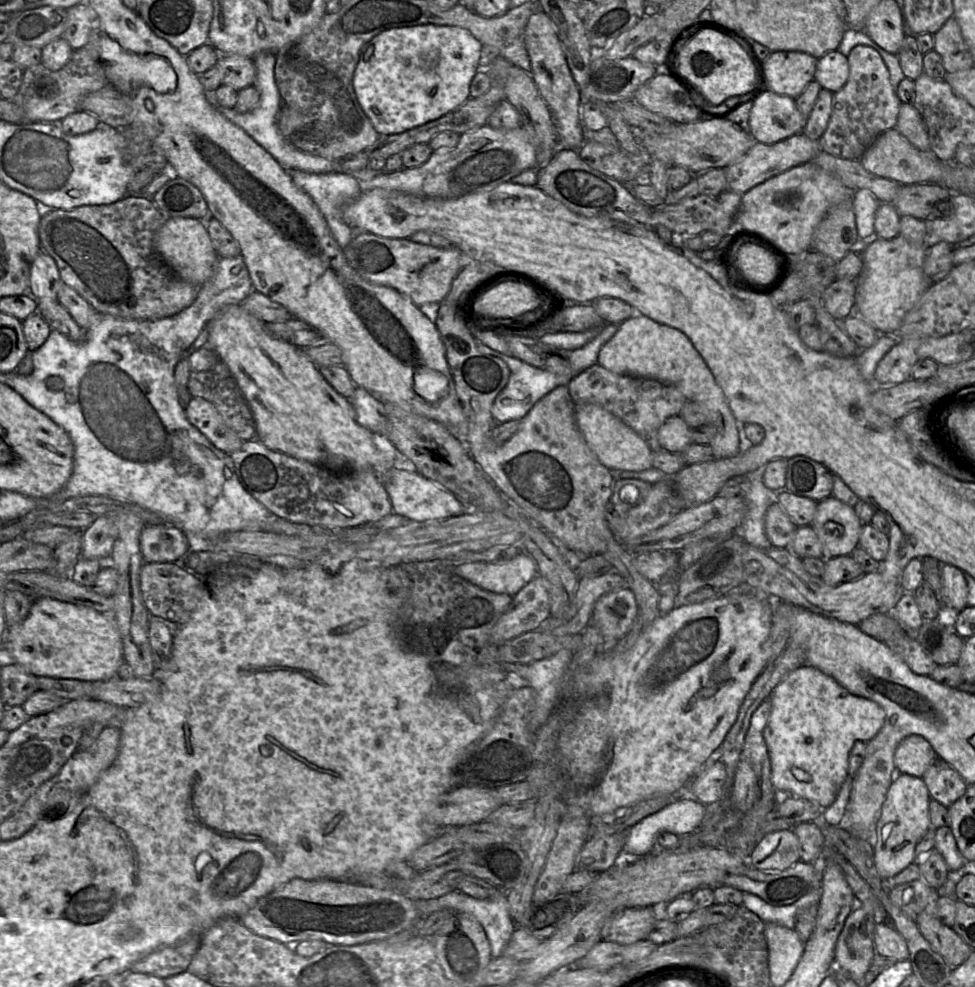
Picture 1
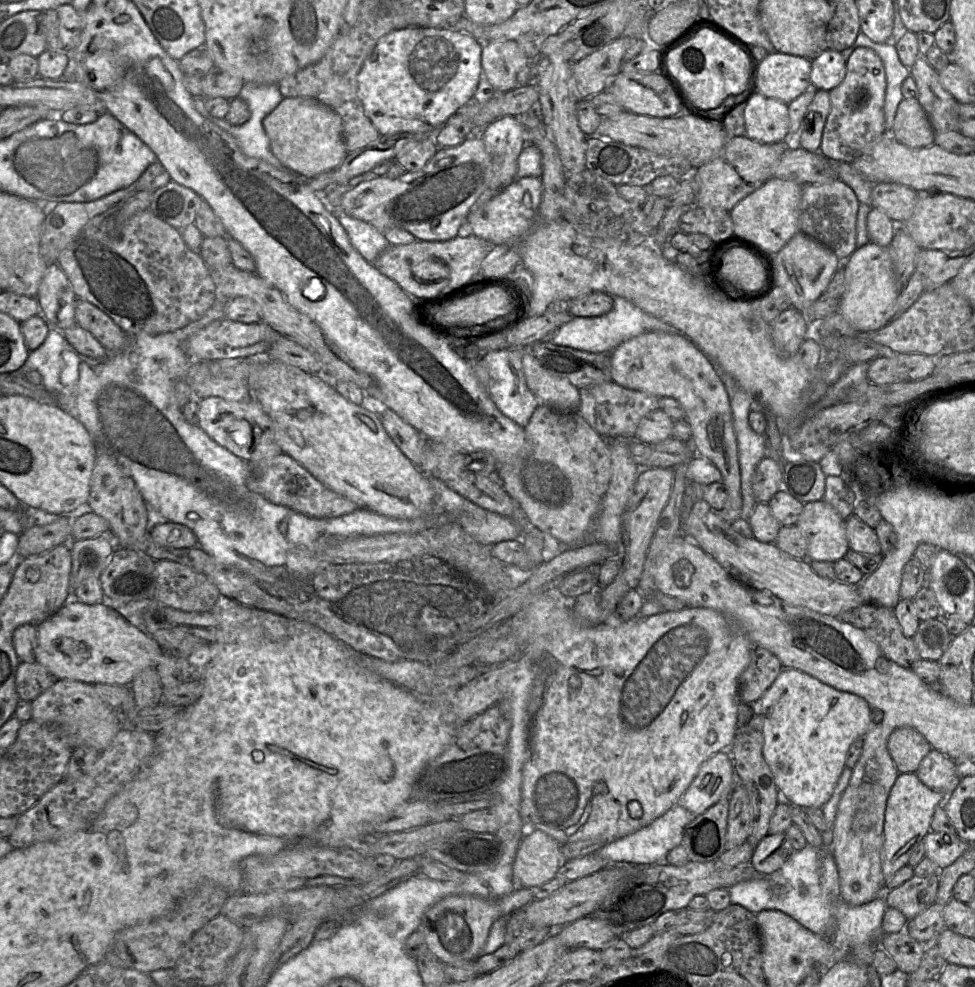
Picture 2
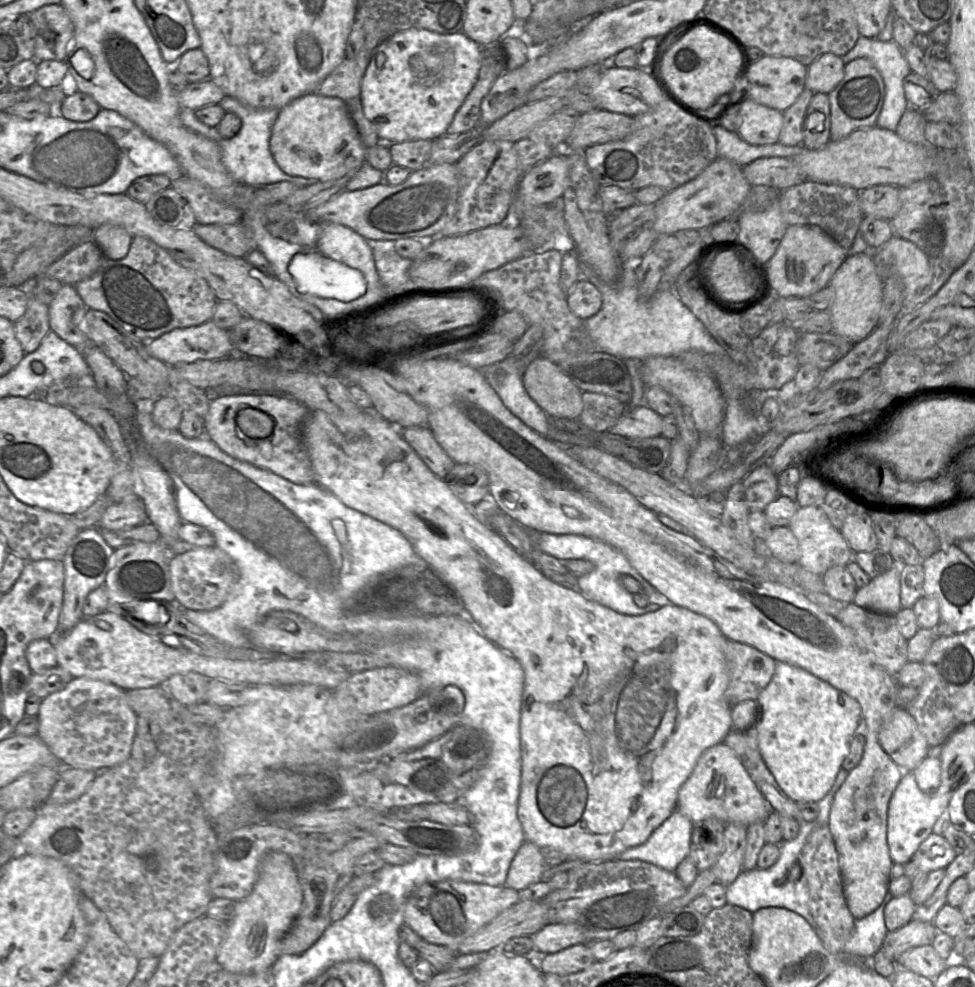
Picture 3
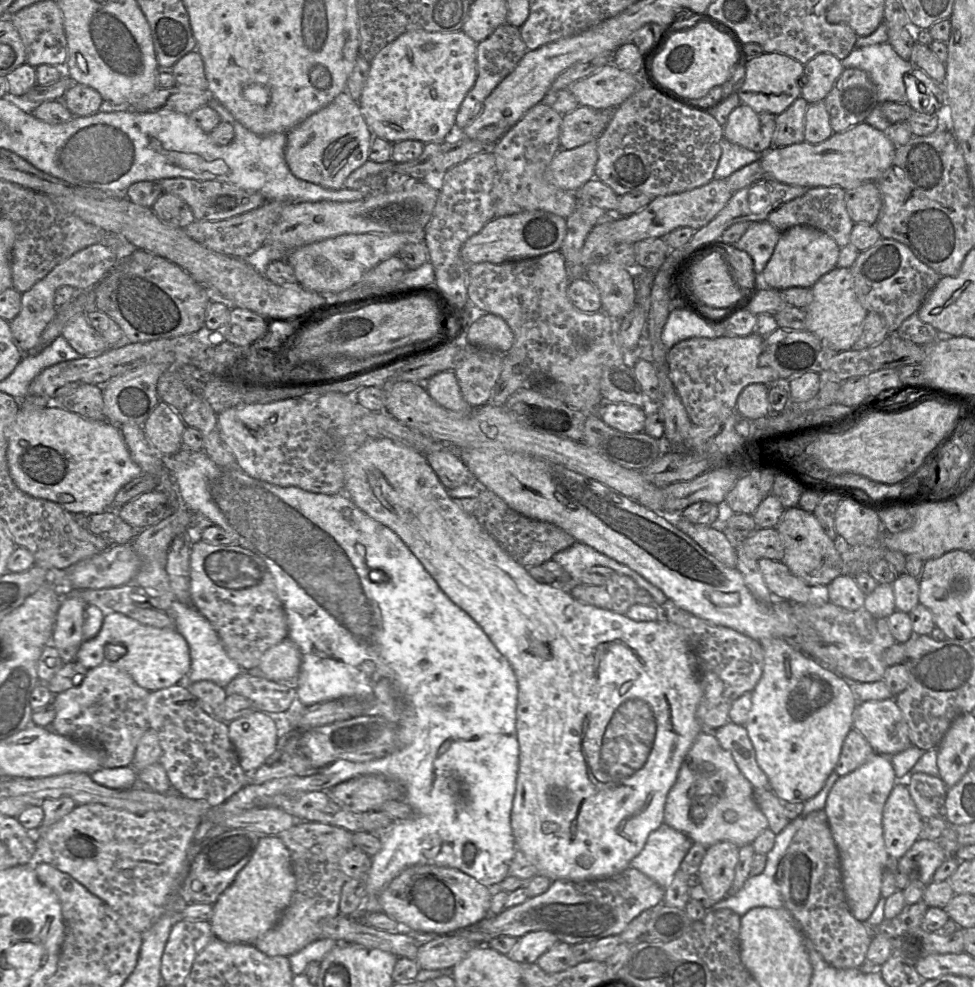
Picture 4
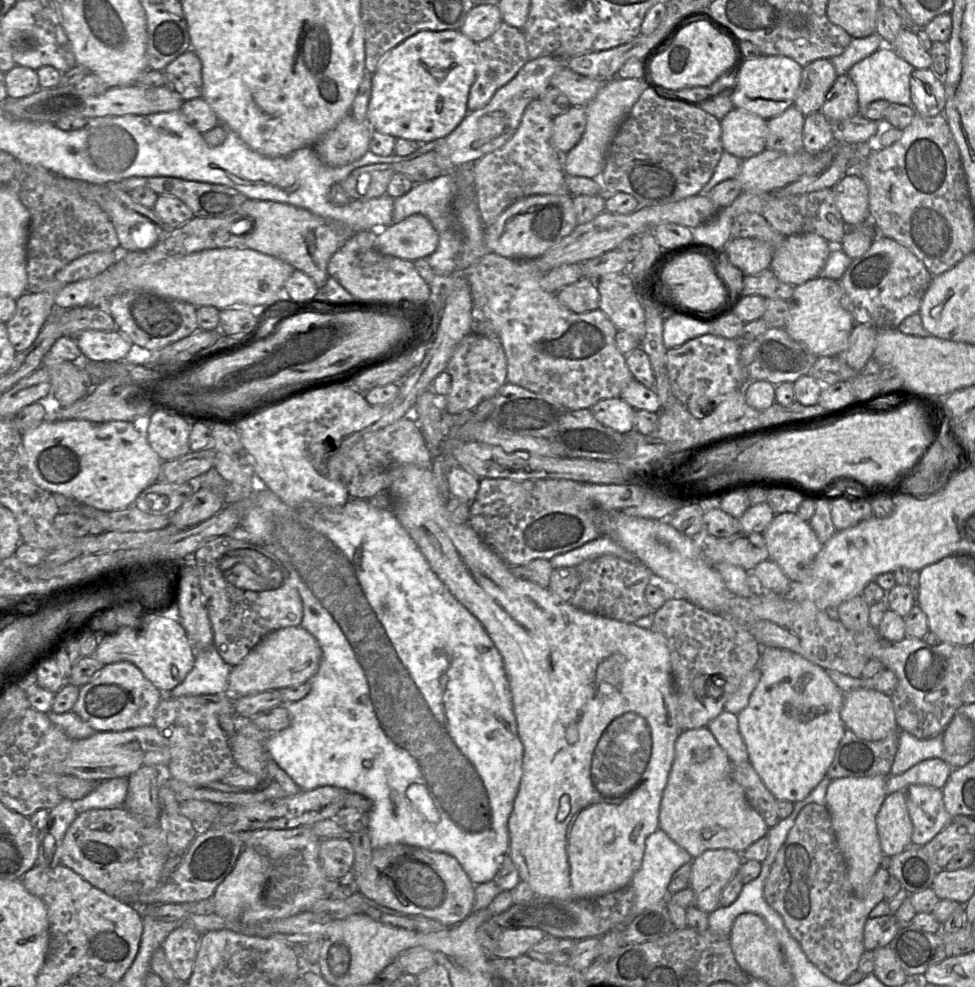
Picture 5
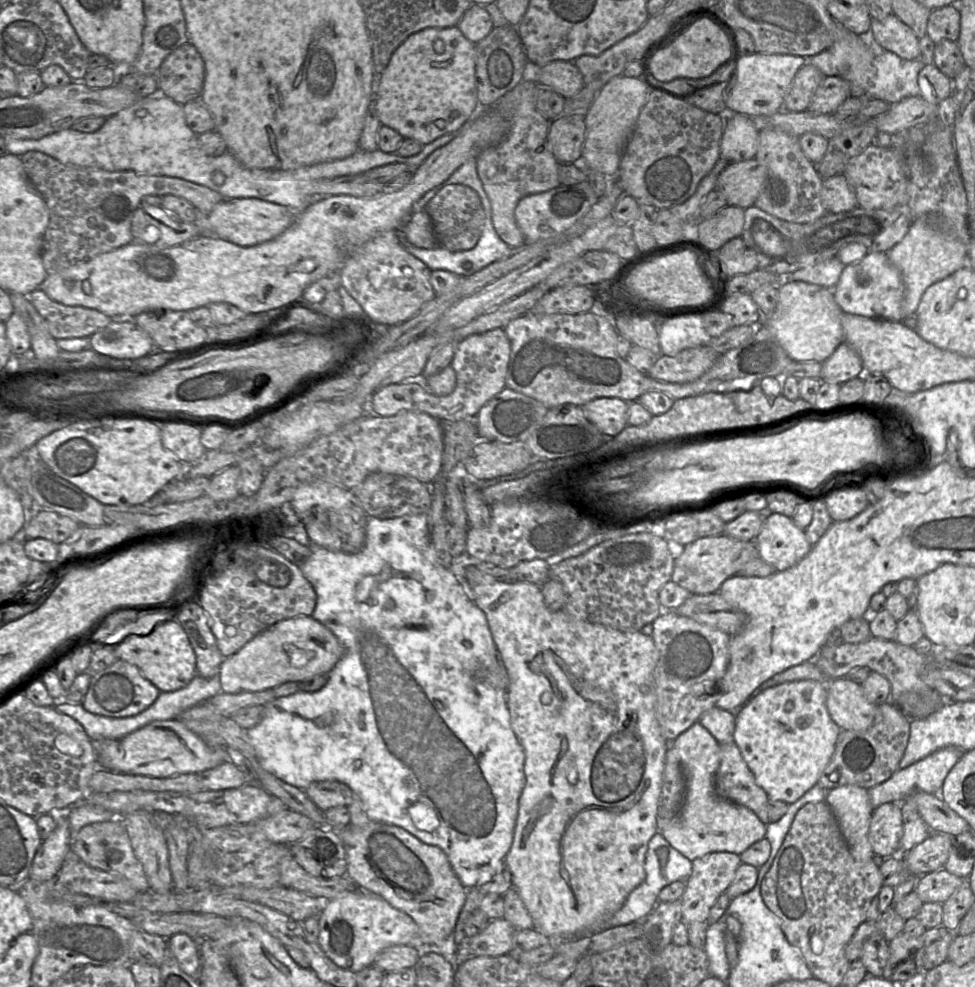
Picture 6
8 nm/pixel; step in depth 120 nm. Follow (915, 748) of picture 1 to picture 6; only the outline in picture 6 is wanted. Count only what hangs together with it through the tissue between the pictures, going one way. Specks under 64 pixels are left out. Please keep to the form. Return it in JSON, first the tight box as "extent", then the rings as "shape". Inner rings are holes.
{"extent":[826,677,878,731],"shape":[[[842,677],[826,687],[828,712],[841,730],[864,731],[872,726],[878,705],[868,700],[861,684]]]}

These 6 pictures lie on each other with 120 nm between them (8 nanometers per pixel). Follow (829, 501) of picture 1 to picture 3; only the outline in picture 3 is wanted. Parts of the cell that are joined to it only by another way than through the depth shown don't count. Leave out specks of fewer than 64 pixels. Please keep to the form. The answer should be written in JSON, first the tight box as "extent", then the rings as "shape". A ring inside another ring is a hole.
{"extent":[788,506,854,576],"shape":[[[820,506],[798,507],[788,527],[799,543],[800,558],[797,563],[806,570],[822,576],[829,568],[846,566],[853,560],[854,552]]]}

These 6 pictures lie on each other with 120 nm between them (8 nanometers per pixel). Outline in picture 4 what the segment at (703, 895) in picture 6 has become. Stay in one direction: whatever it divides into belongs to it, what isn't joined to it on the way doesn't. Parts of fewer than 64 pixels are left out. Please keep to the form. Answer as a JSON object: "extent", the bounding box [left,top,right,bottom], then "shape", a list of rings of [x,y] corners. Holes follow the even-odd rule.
{"extent":[693,841,739,904],"shape":[[[729,841],[718,842],[707,848],[693,881],[702,885],[714,904],[731,893],[739,849]]]}

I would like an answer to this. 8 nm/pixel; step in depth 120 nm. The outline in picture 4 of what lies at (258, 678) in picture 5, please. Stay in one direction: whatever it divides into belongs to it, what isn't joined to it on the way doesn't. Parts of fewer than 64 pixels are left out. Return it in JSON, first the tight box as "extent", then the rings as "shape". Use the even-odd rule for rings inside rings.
{"extent":[245,639,301,684],"shape":[[[284,639],[280,643],[269,648],[262,656],[257,668],[254,671],[245,671],[256,673],[267,680],[279,684],[293,684],[300,671],[301,656],[298,647],[289,639]]]}

